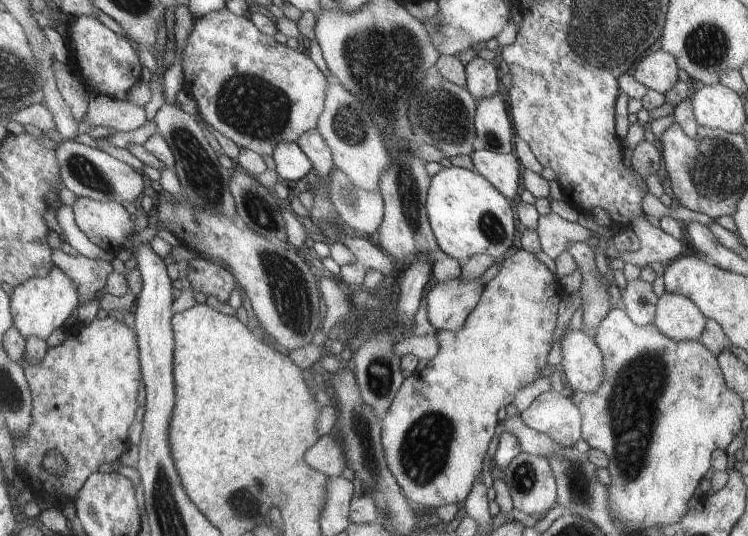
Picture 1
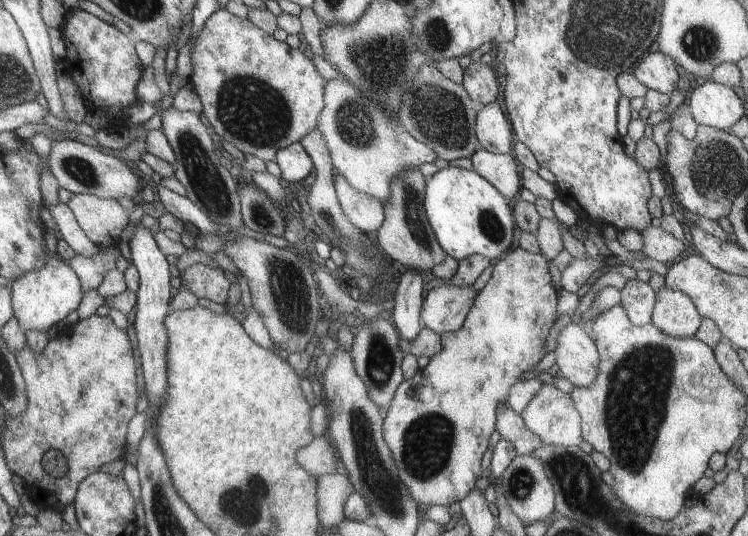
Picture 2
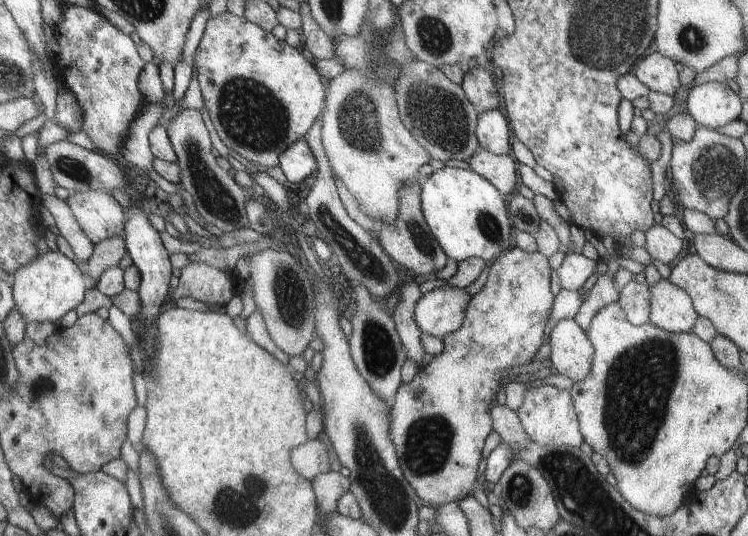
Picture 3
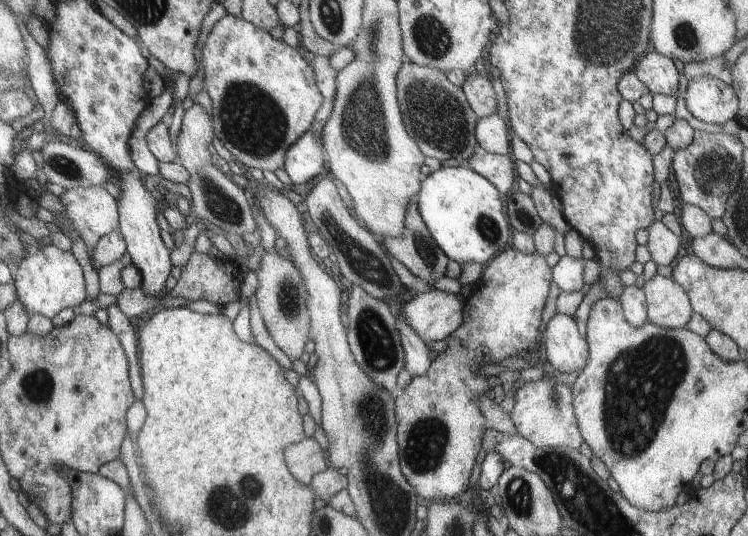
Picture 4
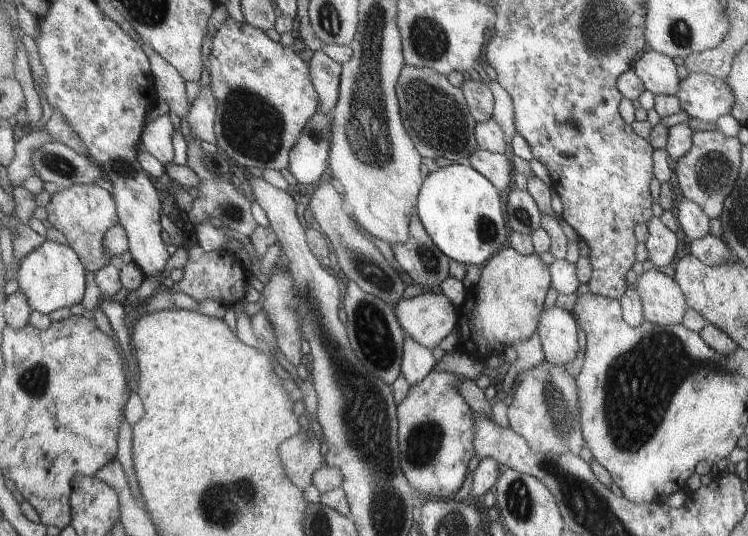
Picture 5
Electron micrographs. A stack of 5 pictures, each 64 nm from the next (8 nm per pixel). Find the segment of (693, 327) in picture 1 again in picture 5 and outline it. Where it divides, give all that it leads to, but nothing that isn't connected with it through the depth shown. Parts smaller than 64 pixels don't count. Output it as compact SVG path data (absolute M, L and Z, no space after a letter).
M652 268L638 276L635 290L642 298L646 321L662 326L681 324L688 304L681 285L674 277Z

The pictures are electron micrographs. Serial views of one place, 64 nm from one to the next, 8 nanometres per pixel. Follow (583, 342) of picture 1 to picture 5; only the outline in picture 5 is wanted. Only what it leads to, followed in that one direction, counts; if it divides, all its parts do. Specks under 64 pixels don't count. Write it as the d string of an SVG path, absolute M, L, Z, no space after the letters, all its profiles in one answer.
M559 306L544 308L538 322L538 336L545 359L554 366L569 368L580 350L577 320Z

